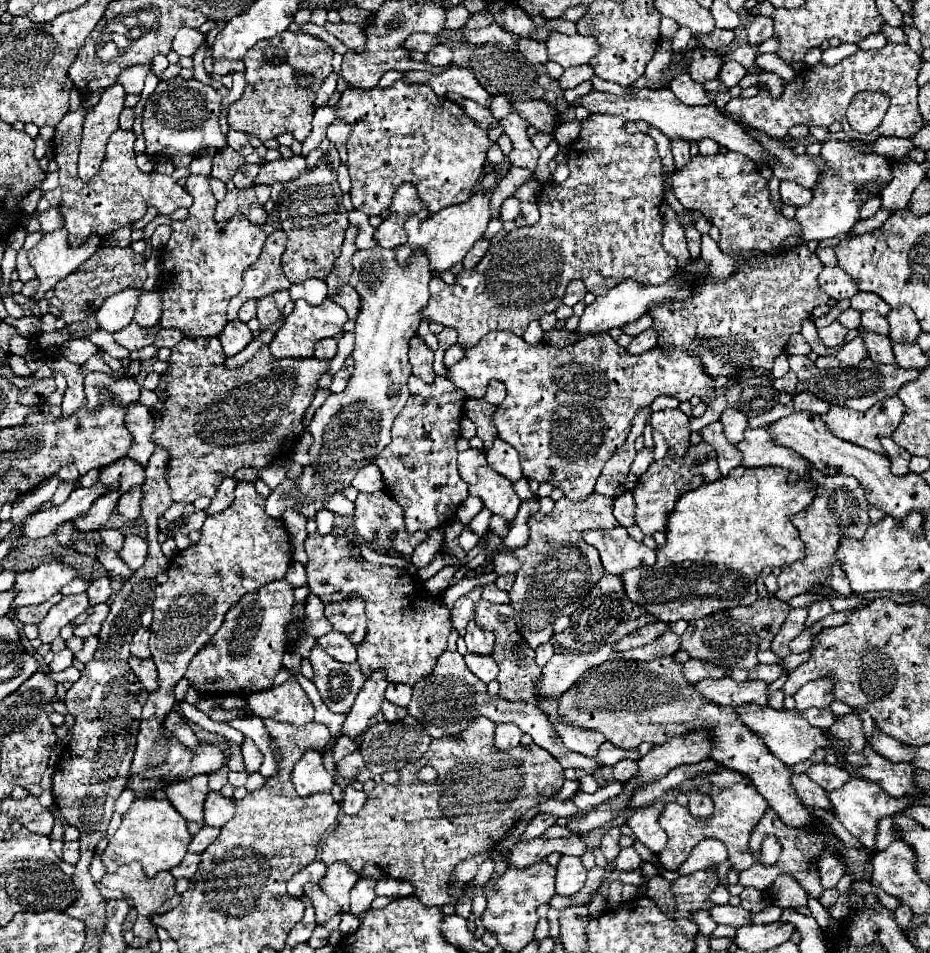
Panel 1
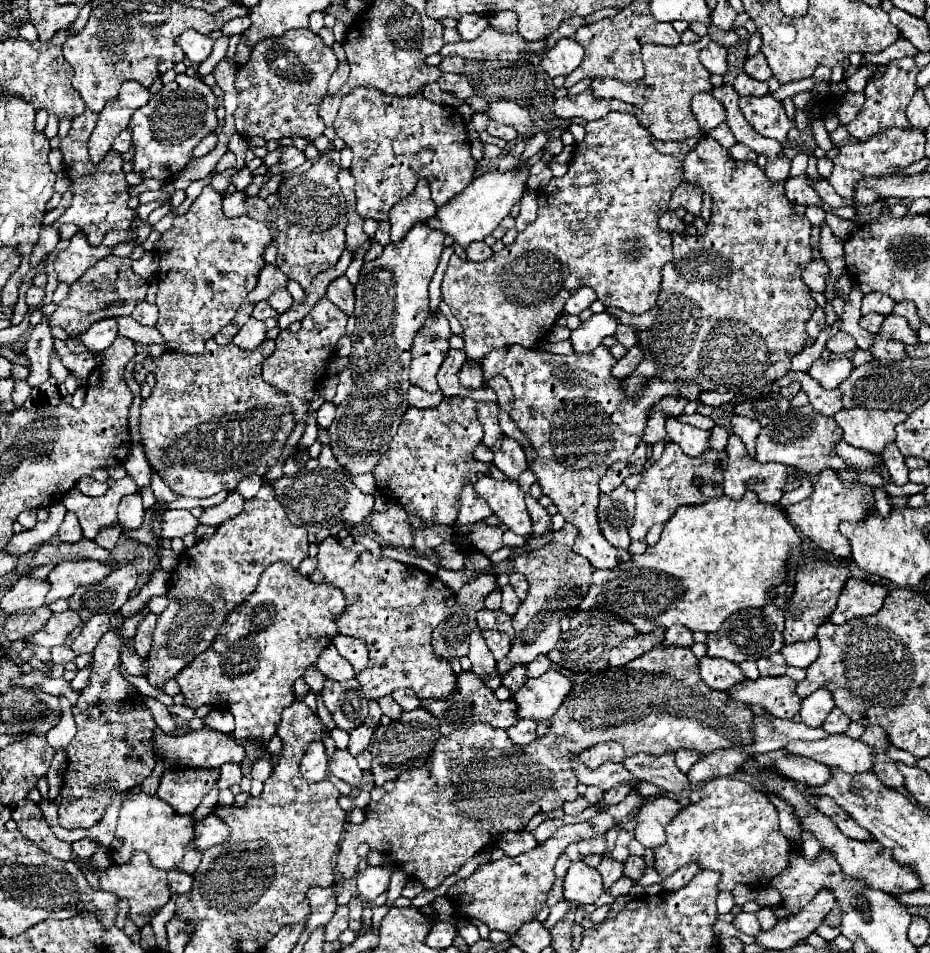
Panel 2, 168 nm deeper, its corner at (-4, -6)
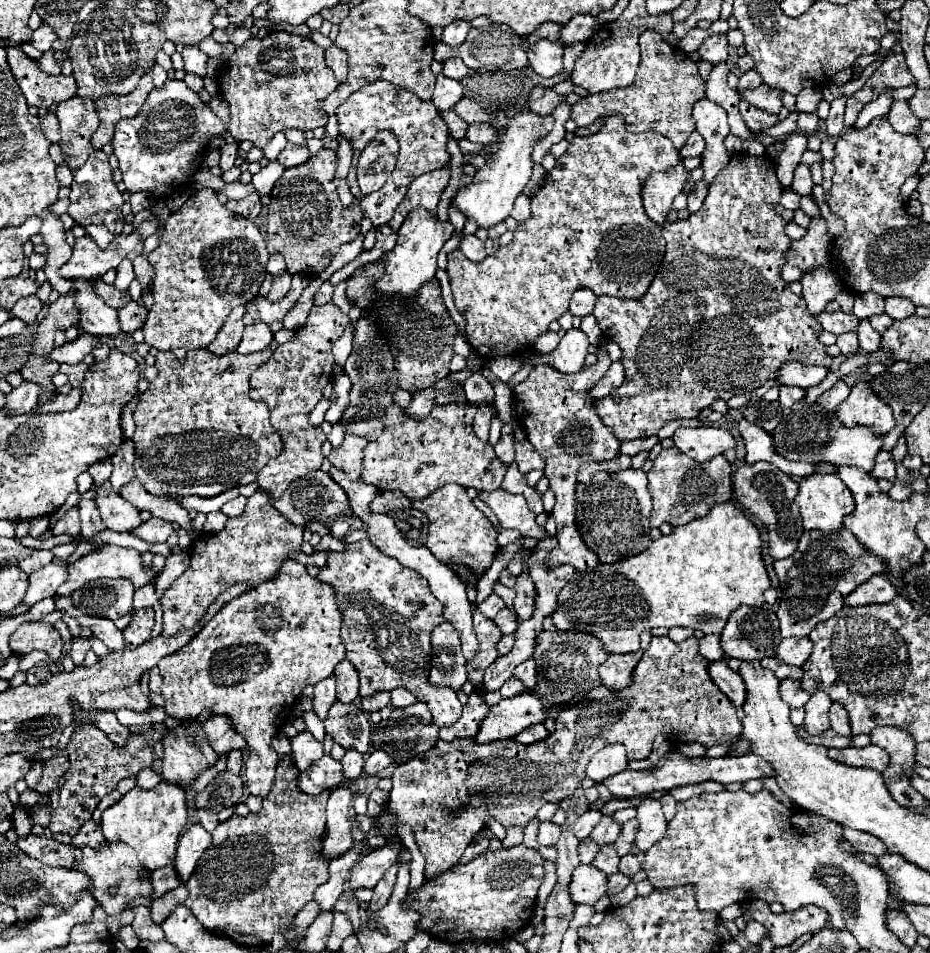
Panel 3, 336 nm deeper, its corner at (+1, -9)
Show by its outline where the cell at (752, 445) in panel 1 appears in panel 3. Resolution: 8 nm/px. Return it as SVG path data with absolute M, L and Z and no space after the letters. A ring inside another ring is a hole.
M803 401L791 405L789 409L783 409L783 419L779 421L779 427L771 433L775 451L783 455L789 461L807 461L807 463L821 463L829 461L833 465L847 465L847 467L859 467L863 471L871 471L875 465L875 455L881 451L883 437L877 437L867 427L845 427L837 421L833 411L823 411L817 403L807 405Z

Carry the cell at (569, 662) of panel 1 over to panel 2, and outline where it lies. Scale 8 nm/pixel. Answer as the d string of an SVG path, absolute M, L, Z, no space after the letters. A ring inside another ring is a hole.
M548 670L544 676L528 680L512 700L516 702L518 718L548 720L556 714L566 694L570 692L570 680L562 674Z

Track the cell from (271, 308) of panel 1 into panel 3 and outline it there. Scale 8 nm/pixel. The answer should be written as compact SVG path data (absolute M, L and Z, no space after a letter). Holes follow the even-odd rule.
M283 273L283 275L275 277L275 279L273 279L273 285L271 285L271 291L269 291L269 295L267 295L267 299L269 299L269 301L281 301L281 299L287 295L289 285L291 285L291 275L289 275L289 273Z

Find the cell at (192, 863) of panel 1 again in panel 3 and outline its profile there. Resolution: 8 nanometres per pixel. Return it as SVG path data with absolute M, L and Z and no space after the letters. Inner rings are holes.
M179 885L177 889L171 889L171 891L167 891L163 897L159 897L159 899L155 899L153 903L151 903L151 917L153 917L153 921L159 925L159 923L163 923L169 915L171 915L171 911L179 905L179 903L183 903L185 899L187 899L187 887L185 885Z

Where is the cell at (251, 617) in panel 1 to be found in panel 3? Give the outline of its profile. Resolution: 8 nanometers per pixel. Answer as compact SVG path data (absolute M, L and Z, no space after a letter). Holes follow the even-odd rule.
M287 559L271 581L223 605L183 649L159 661L165 713L175 719L195 719L203 711L227 717L247 741L247 789L251 795L265 797L279 763L271 739L289 719L301 689L333 675L335 665L345 657L339 629L335 587L311 577L295 559Z

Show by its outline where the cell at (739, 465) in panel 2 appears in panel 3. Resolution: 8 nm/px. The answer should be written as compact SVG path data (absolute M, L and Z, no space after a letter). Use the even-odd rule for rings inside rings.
M743 463L733 473L733 493L737 501L769 527L769 555L773 559L783 559L793 555L797 549L797 541L803 533L799 507L793 501L797 489L799 483L795 483L791 475L779 471L773 463L757 463L757 465Z

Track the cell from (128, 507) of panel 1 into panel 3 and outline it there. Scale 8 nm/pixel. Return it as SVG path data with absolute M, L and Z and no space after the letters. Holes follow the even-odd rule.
M109 480L95 489L95 503L101 511L105 527L111 531L127 533L127 531L133 531L141 525L139 511L112 490Z

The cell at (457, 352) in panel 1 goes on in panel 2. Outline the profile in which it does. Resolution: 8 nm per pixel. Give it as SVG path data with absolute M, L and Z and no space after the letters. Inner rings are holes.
M464 364L464 368L460 370L460 382L466 388L484 388L484 376L482 376L482 368L480 366L468 366Z

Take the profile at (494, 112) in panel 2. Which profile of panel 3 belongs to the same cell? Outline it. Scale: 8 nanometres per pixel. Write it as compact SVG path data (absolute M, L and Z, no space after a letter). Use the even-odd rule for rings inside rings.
M463 97L457 105L455 105L455 113L467 123L489 123L489 125L495 125L497 123L497 117L489 117L489 111L487 109L481 109L475 101Z

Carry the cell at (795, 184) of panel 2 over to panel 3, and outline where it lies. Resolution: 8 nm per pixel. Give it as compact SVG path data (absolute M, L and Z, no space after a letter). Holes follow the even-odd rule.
M799 165L795 169L795 177L793 177L793 183L791 183L791 189L797 193L797 195L811 195L813 191L813 179L811 179L811 173L809 173L809 165Z

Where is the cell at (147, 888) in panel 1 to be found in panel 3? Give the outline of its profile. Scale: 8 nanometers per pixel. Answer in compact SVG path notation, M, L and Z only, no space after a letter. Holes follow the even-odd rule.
M29 833L27 837L17 837L17 847L23 853L27 853L29 857L35 857L35 859L39 859L41 863L45 863L49 867L69 867L69 869L87 873L91 883L93 883L93 895L95 895L95 899L99 899L99 905L107 911L107 915L117 917L129 907L129 903L133 899L153 895L153 881L149 879L149 871L143 869L143 865L139 863L135 851L131 851L131 847L127 847L125 843L107 845L103 851L93 851L89 847L77 849L73 845L57 843L51 837ZM111 885L115 885L115 895L109 893Z

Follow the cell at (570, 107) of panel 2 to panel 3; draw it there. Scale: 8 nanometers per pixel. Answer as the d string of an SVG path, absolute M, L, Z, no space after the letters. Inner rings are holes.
M535 87L535 89L531 91L531 97L529 97L529 107L531 107L531 111L535 111L535 113L539 113L539 115L551 115L553 109L555 109L559 103L575 105L579 99L581 99L581 95L577 95L577 93L557 95L553 89Z

